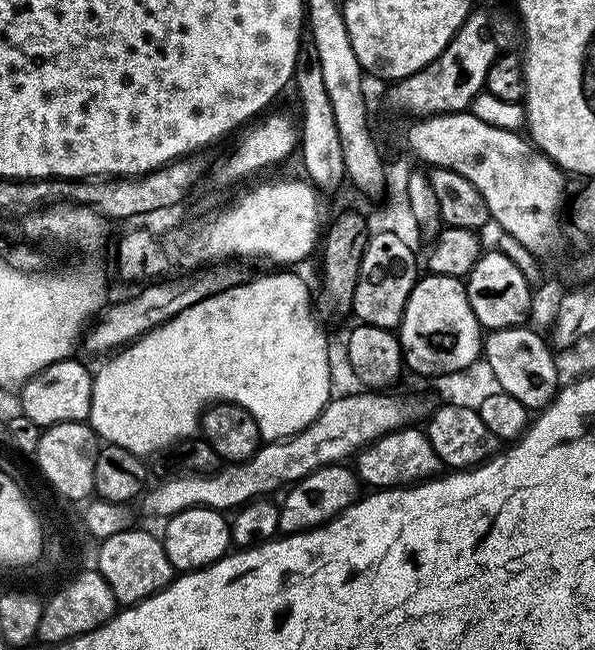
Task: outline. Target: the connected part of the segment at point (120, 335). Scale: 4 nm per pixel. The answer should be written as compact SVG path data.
M225 262L201 268L191 274L182 274L177 278L164 278L159 282L148 282L141 292L134 293L129 300L120 300L117 304L109 303L87 325L82 336L82 348L88 352L115 353L131 344L139 336L144 336L150 330L162 326L167 320L173 320L175 316L182 314L182 310L194 306L194 302L202 302L202 298L210 298L222 290L235 288L245 283L246 276L240 268L243 267L239 263Z

